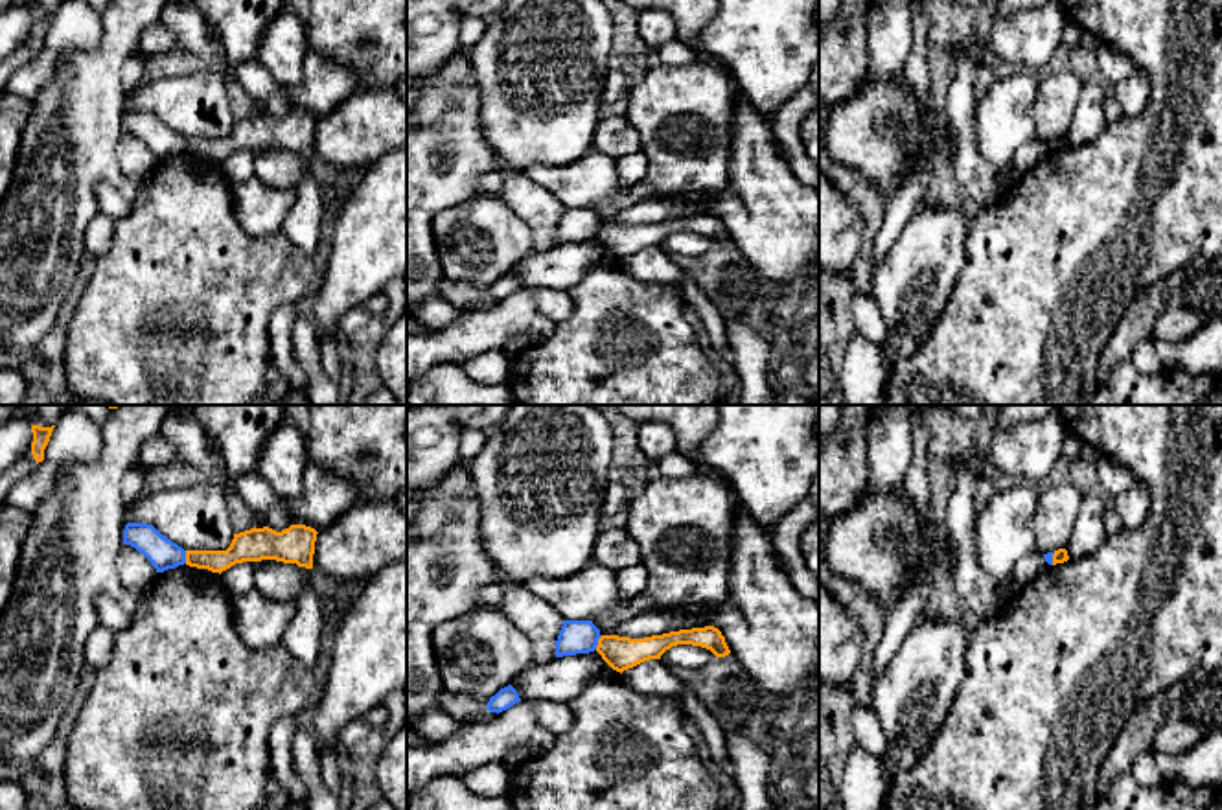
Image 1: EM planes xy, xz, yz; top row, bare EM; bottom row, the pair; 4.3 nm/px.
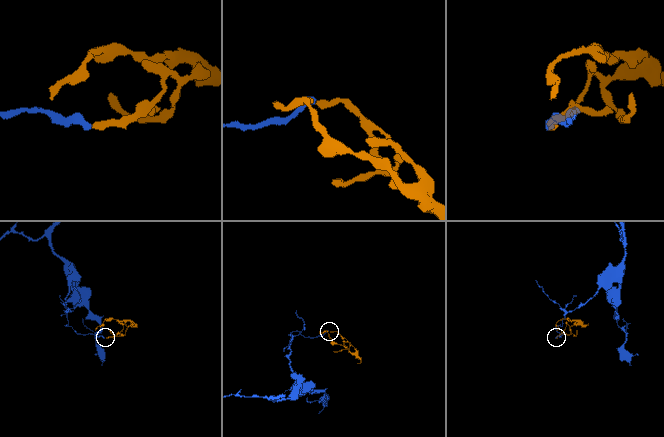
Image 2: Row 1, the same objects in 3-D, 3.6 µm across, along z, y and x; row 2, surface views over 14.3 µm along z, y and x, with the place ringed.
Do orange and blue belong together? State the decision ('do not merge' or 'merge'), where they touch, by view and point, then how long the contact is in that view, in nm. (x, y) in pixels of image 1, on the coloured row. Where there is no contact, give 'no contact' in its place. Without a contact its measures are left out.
do not merge | xz (599, 643) | 70 nm

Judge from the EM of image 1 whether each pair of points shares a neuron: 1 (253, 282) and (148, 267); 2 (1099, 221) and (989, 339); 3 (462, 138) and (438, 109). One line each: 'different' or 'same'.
1: same
2: same
3: different

